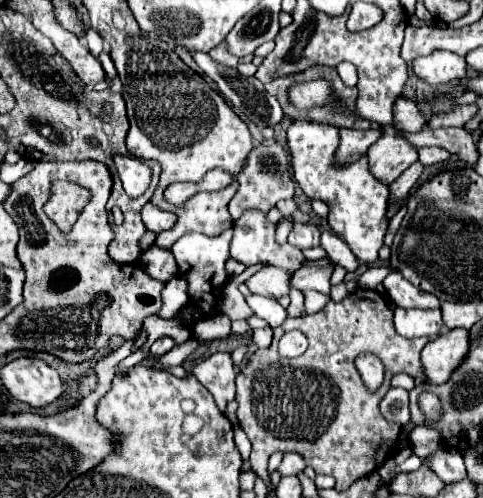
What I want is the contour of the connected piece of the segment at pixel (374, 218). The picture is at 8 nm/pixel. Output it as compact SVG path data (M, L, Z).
M294 120L288 128L288 150L292 154L294 178L302 192L310 200L322 200L328 204L328 224L332 232L348 244L362 264L372 264L378 260L378 250L384 244L384 234L388 230L388 186L372 176L366 156L352 164L336 164L334 154L338 144L340 130L330 124Z

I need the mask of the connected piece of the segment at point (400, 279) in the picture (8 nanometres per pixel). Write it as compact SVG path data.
M392 270L384 278L384 288L392 298L392 302L402 308L438 308L440 306L440 300L434 294L422 292L422 288L416 288L414 284L410 284L398 270Z

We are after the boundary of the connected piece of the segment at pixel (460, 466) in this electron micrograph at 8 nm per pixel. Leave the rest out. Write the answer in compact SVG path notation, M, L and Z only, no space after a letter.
M440 448L434 454L430 454L428 458L428 466L432 468L432 472L438 474L438 478L442 478L444 482L454 482L454 480L462 480L466 476L466 468L464 468L464 460L462 454L458 452L458 448Z

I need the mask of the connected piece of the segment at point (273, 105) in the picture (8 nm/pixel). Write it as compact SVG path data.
M192 50L190 54L192 54L194 62L200 66L200 70L202 70L206 76L210 76L210 78L218 84L218 88L220 88L224 100L226 100L238 114L246 114L258 128L276 126L276 124L282 120L282 108L280 108L278 100L266 92L266 88L264 88L264 84L262 84L260 80L256 80L254 76L252 76L252 78L246 78L246 76L238 74L236 68L230 68L230 66L224 66L224 64L214 62L214 60L210 58L210 54L206 54L206 52L194 52L194 50Z

